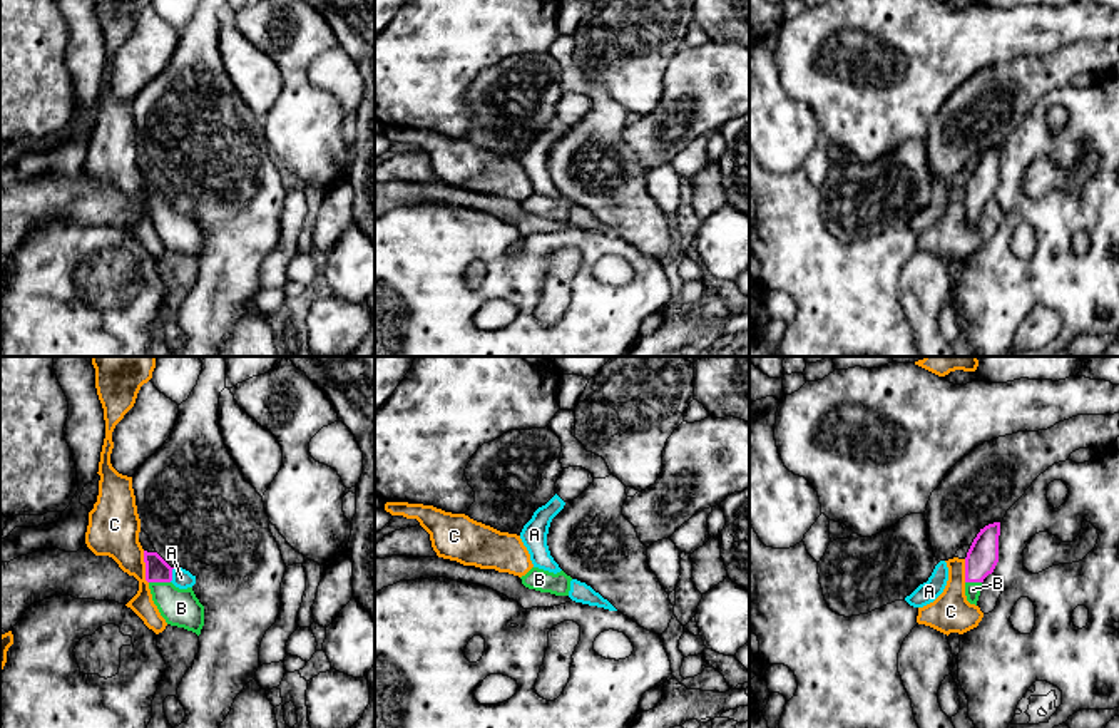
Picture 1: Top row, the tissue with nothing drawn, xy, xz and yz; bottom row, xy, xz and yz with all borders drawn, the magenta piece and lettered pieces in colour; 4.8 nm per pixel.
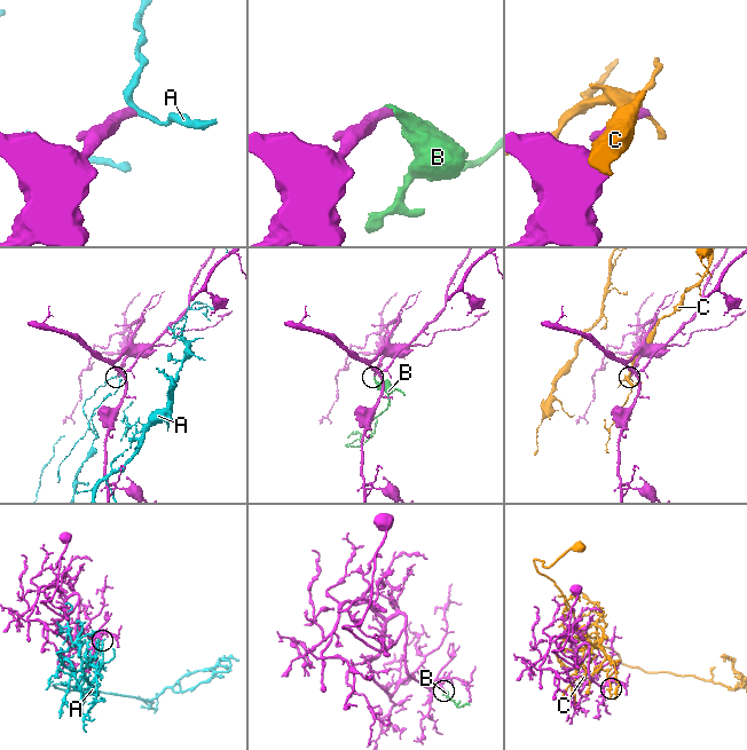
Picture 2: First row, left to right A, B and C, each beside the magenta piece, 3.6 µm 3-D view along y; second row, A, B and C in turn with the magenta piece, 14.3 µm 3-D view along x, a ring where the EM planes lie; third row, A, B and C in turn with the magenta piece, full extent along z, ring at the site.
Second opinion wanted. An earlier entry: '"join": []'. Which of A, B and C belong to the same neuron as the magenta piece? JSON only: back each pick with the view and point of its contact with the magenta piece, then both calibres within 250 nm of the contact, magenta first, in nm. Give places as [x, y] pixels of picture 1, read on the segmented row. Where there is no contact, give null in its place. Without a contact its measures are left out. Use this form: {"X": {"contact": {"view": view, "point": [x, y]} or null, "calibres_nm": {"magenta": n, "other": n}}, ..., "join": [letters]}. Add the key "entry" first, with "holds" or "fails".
{"entry": "fails", "B": {"contact": {"view": "xy", "point": [159, 581]}, "calibres_nm": {"magenta": 110, "other": 180}}, "join": ["B"]}

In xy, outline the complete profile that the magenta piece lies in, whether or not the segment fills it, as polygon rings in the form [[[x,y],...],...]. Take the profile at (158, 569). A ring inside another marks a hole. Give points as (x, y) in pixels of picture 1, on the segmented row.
[[[144,551],[146,581],[161,616],[167,624],[201,634],[204,606],[192,587],[179,589],[172,581],[172,569],[157,552]]]

